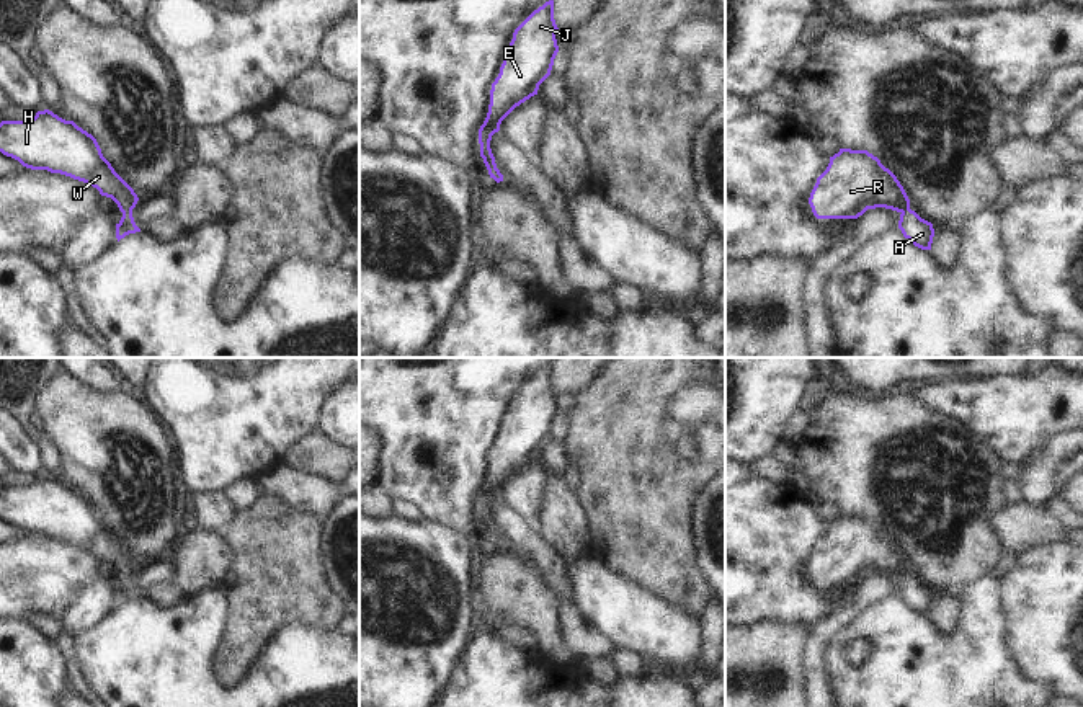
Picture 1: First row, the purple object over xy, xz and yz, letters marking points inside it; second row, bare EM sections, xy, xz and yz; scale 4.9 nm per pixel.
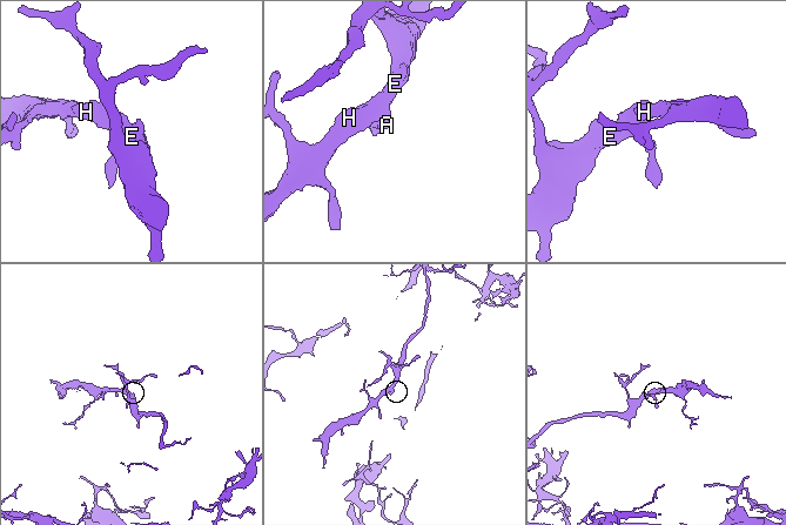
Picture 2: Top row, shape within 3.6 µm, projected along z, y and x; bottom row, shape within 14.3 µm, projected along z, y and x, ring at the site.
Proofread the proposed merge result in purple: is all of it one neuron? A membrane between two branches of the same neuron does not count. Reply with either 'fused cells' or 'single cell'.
single cell

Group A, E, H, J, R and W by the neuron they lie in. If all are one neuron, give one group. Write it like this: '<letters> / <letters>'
A E H J R W

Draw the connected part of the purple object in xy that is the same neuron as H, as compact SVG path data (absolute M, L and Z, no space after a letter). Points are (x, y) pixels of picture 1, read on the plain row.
M49 475L28 487L0 488L0 518L31 536L47 536L83 547L111 563L123 578L118 607L140 598L132 583L139 563L103 522L96 505Z

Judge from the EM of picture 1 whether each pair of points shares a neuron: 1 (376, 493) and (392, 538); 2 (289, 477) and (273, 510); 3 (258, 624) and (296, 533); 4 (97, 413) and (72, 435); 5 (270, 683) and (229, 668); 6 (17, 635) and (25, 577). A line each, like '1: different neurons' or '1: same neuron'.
1: different neurons
2: different neurons
3: same neuron
4: same neuron
5: different neurons
6: different neurons

